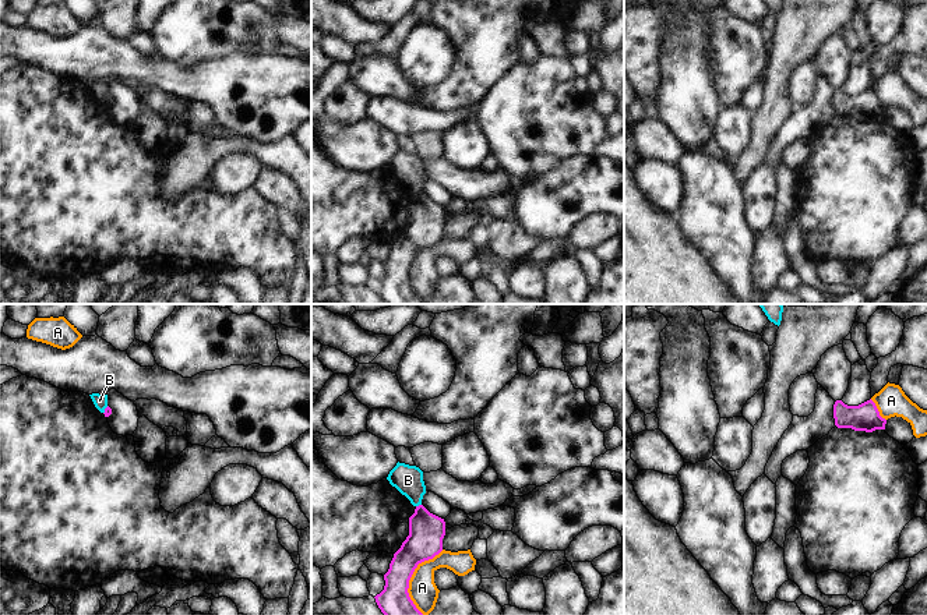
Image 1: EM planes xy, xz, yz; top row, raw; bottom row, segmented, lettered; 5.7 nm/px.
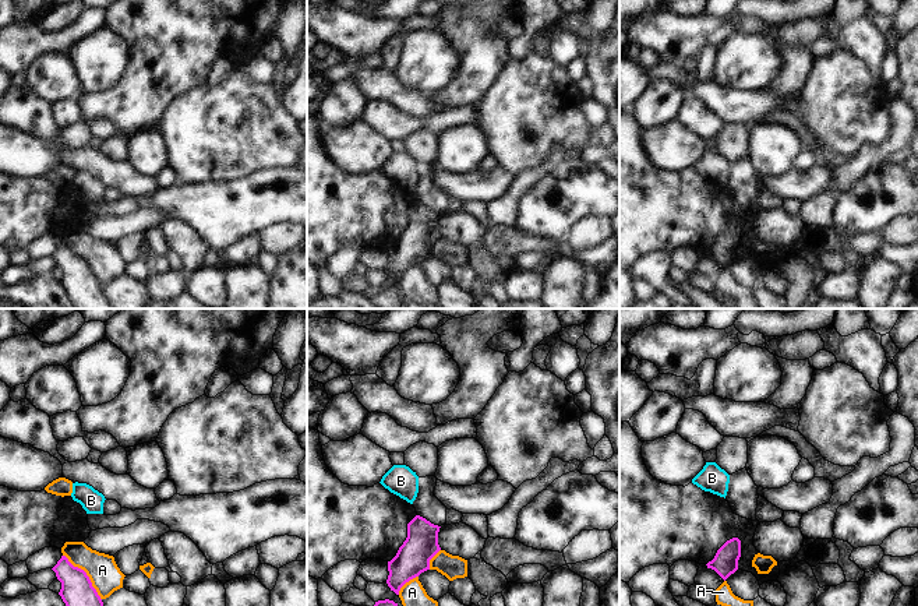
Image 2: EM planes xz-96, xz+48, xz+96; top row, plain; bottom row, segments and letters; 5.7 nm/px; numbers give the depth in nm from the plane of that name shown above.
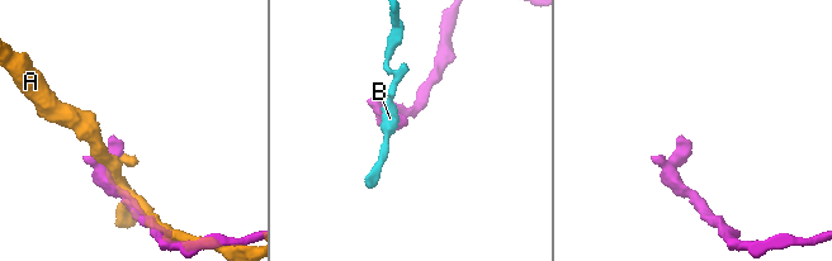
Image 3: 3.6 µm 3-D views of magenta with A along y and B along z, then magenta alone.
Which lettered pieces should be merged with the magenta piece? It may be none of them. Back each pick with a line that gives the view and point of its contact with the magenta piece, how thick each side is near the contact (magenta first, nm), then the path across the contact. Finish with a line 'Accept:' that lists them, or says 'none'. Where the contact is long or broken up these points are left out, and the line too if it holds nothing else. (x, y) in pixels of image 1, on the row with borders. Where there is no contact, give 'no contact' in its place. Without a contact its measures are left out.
Accept: none

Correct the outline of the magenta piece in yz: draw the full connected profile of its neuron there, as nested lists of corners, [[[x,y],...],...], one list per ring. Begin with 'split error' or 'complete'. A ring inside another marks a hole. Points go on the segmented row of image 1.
complete; [[[870,399],[859,406],[847,406],[842,400],[833,404],[833,418],[838,428],[873,432],[885,430],[887,420],[880,416],[875,403]]]

